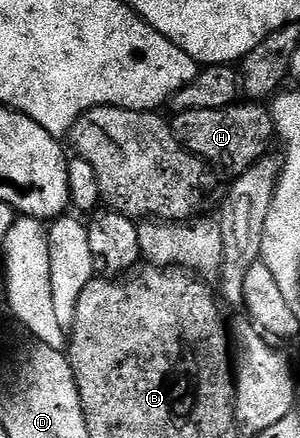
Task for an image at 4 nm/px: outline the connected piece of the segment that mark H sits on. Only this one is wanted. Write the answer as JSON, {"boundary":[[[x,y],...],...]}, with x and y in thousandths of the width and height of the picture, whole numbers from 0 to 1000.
{"boundary":[[[840,228],[807,233],[740,247],[590,258],[567,279],[573,299],[617,342],[680,363],[697,381],[723,390],[750,388],[763,402],[820,393],[860,363],[897,349],[893,331],[907,315],[913,324],[920,283],[907,274],[907,251],[880,244],[890,240]]]}

